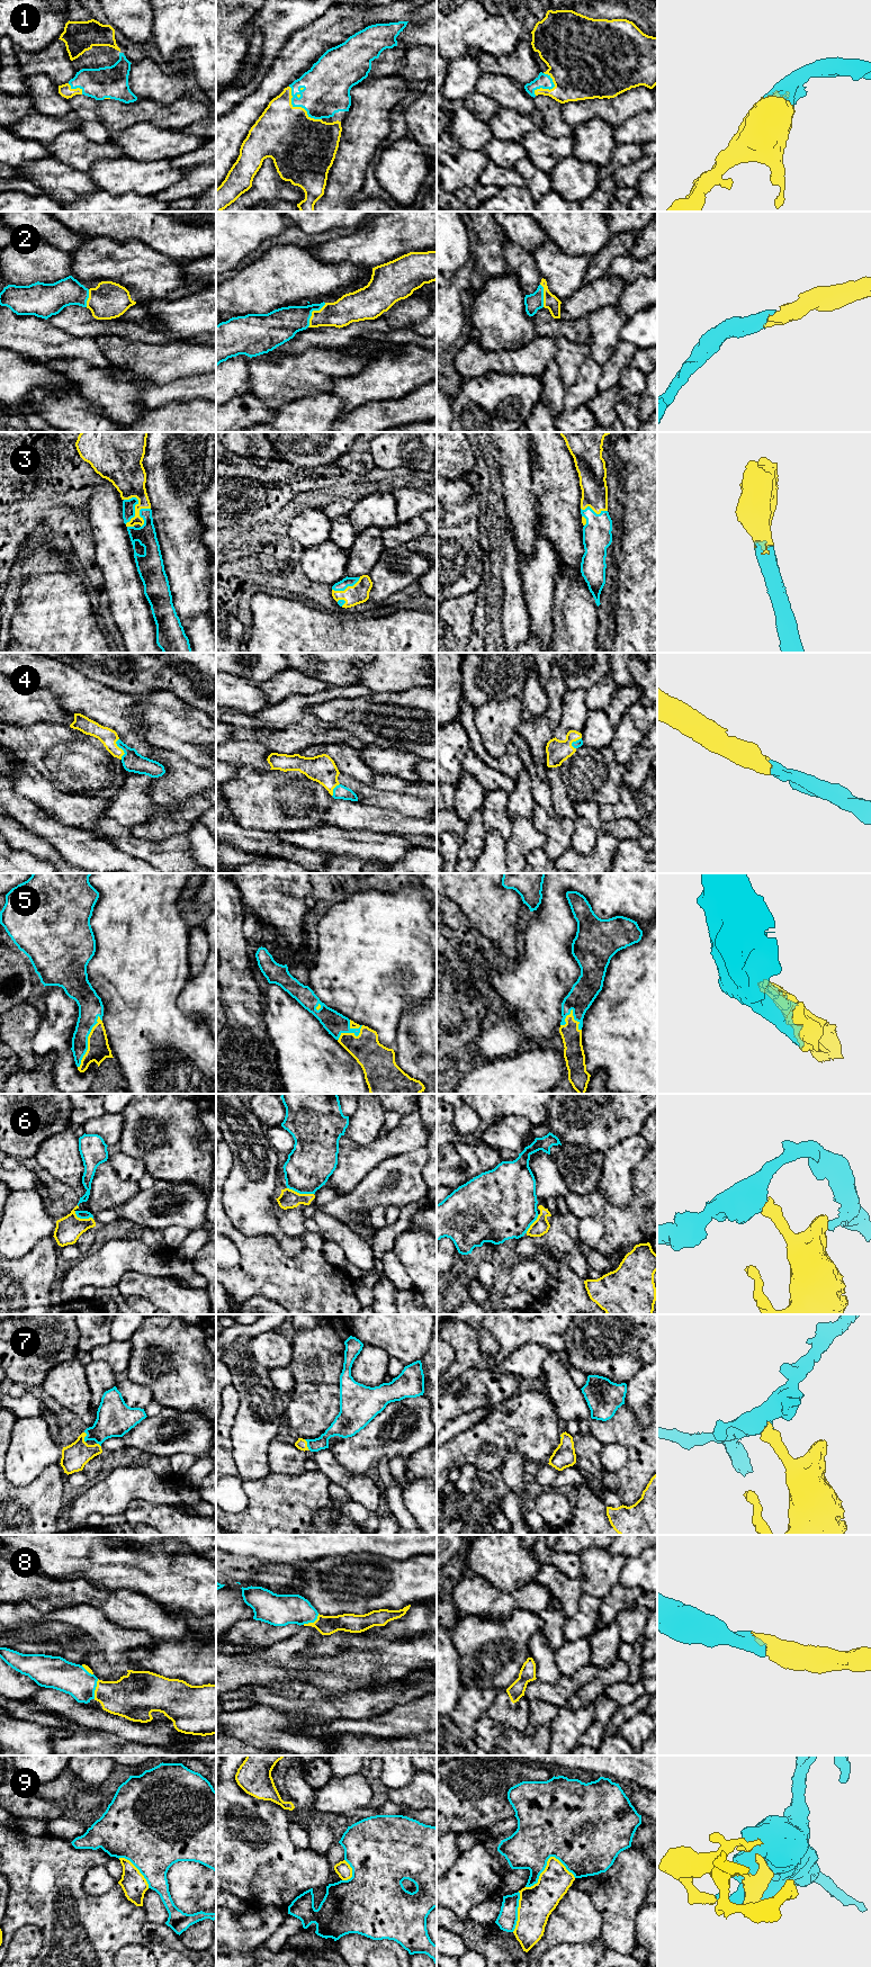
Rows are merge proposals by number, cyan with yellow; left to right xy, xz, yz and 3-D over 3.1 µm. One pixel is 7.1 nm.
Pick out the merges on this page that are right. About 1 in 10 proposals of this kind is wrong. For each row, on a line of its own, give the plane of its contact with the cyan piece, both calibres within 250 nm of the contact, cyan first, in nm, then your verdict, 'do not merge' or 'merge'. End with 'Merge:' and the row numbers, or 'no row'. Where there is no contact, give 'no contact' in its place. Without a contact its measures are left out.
1: meets cyan in xz; 340 nm thick on the cyan side, 400 nm on the other; merge
2: meets cyan in xz; 240 nm thick on the cyan side, 190 nm on the other; merge
3: meets cyan in xy; 100 nm thick on the cyan side, 240 nm on the other; merge
4: meets cyan in xy; 150 nm thick on the cyan side, 120 nm on the other; merge
5: meets cyan in xy; 180 nm thick on the cyan side, 160 nm on the other; merge
6: meets cyan in xz; 320 nm thick on the cyan side, 140 nm on the other; do not merge
7: meets cyan in xz; 110 nm thick on the cyan side, 80 nm on the other; merge
8: meets cyan in xy; 220 nm thick on the cyan side, 300 nm on the other; merge
9: meets cyan in yz; 420 nm thick on the cyan side, 220 nm on the other; do not merge
Merge: 1, 2, 3, 4, 5, 7, 8

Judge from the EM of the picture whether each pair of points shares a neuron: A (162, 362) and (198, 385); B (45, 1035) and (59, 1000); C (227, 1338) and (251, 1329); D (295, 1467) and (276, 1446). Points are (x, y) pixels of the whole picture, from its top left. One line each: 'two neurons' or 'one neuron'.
A: two neurons
B: one neuron
C: one neuron
D: one neuron

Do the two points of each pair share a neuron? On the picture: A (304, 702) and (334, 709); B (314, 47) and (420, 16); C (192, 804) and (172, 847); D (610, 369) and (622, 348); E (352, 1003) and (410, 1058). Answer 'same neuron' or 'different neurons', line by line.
A: different neurons
B: same neuron
C: different neurons
D: same neuron
E: different neurons

